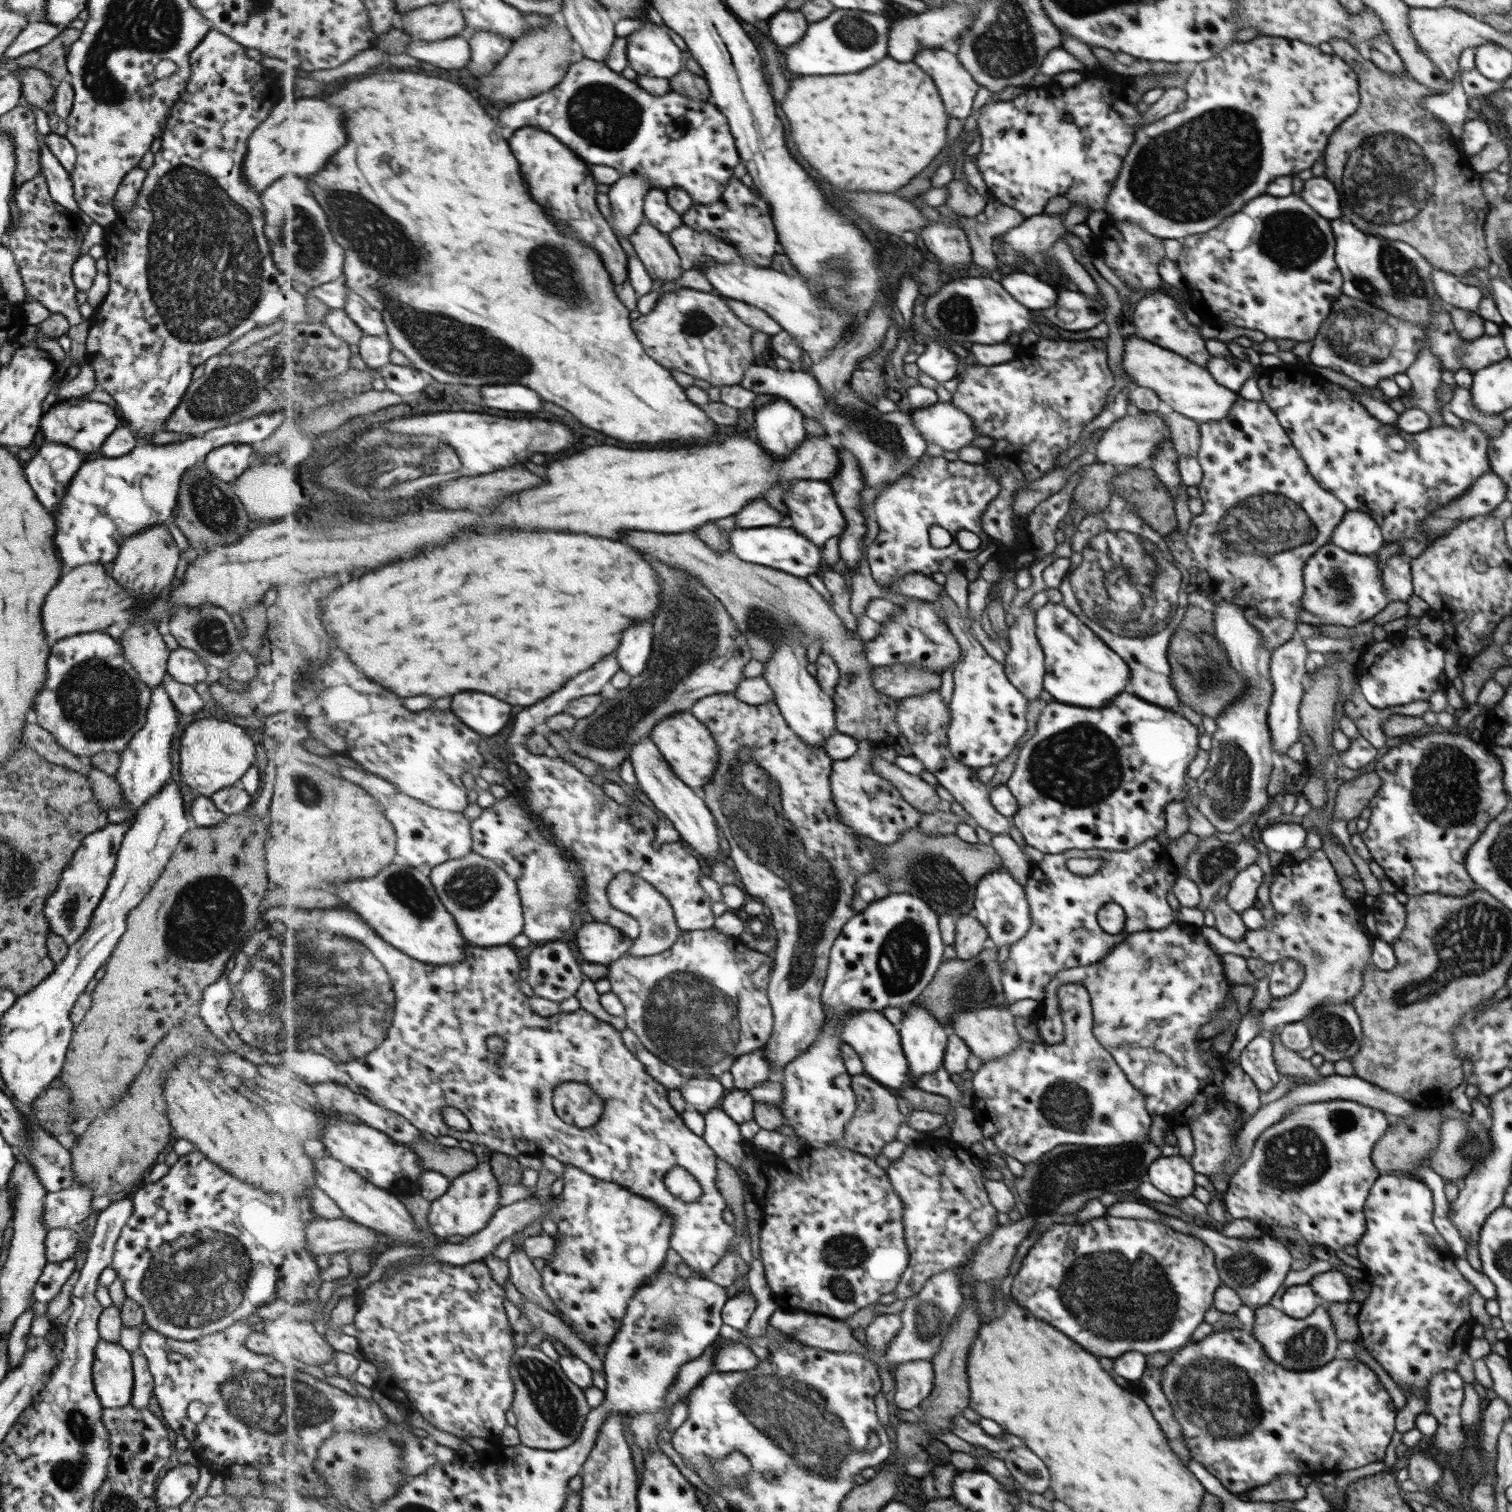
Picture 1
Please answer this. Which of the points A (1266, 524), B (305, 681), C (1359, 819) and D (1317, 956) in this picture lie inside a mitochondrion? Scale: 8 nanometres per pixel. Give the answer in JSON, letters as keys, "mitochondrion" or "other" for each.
{"A":"mitochondrion","B":"mitochondrion","C":"other","D":"mitochondrion"}

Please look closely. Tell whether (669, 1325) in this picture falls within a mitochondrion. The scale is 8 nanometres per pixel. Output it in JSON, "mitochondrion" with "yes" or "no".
{"mitochondrion":"yes"}

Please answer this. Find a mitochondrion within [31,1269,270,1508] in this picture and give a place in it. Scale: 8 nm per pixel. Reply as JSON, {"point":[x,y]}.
{"point":[67,1474]}

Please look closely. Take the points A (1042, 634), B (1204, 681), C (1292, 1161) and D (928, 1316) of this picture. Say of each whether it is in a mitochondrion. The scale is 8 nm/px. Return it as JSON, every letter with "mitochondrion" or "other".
{"A":"other","B":"mitochondrion","C":"mitochondrion","D":"mitochondrion"}

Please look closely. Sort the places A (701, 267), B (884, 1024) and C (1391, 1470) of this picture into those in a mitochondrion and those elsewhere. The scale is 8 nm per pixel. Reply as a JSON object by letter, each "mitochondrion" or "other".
{"A":"other","B":"other","C":"other"}

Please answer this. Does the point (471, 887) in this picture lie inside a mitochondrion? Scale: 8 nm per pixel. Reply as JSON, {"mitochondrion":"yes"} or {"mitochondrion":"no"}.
{"mitochondrion":"yes"}

